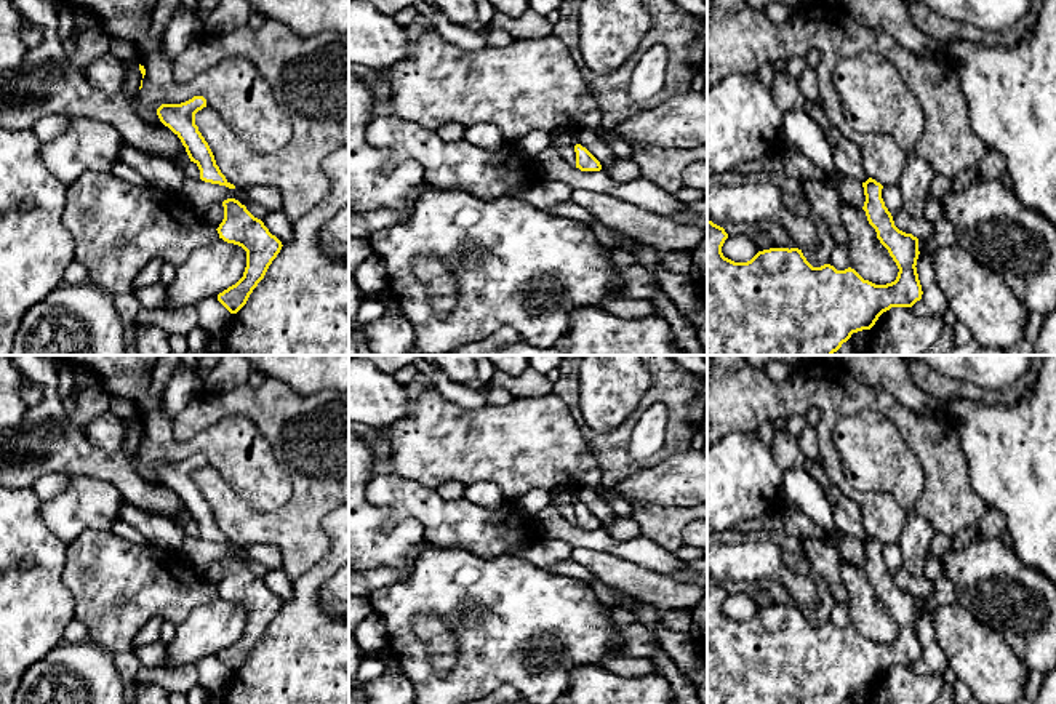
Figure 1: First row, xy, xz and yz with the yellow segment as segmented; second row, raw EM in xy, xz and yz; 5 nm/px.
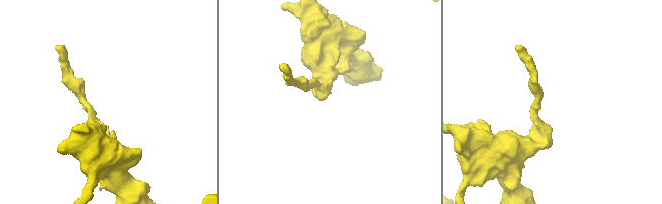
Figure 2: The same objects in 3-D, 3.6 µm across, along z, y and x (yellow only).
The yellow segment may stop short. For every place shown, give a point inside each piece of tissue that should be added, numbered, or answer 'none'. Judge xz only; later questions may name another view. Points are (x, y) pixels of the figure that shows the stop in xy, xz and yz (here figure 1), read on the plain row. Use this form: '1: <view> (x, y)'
none

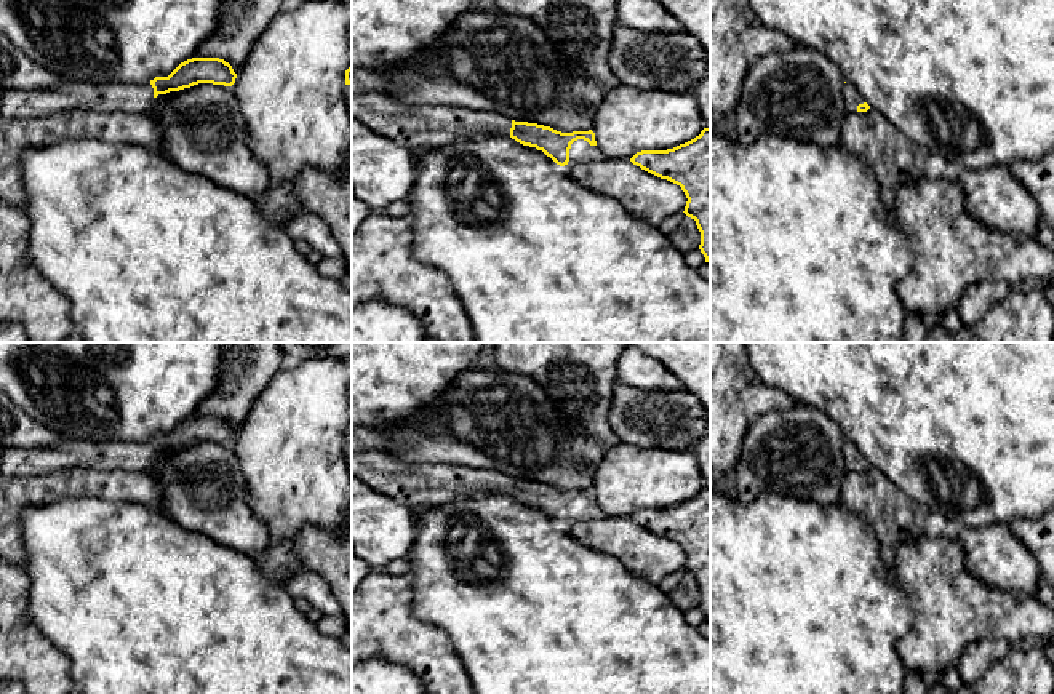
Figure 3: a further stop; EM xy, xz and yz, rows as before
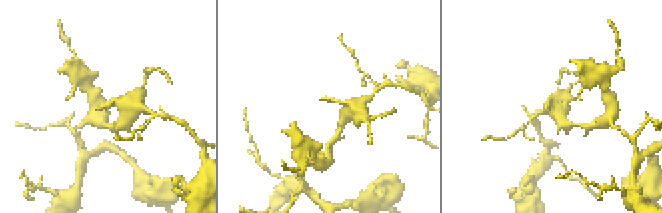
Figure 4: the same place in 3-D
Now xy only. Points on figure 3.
1: xy (64, 453)

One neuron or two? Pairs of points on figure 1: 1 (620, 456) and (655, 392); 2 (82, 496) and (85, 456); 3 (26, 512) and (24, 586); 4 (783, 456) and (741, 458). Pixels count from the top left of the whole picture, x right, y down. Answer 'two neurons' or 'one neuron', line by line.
1: one neuron
2: two neurons
3: one neuron
4: two neurons

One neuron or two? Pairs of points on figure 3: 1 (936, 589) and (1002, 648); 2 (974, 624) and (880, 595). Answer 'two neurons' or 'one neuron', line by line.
1: two neurons
2: two neurons

